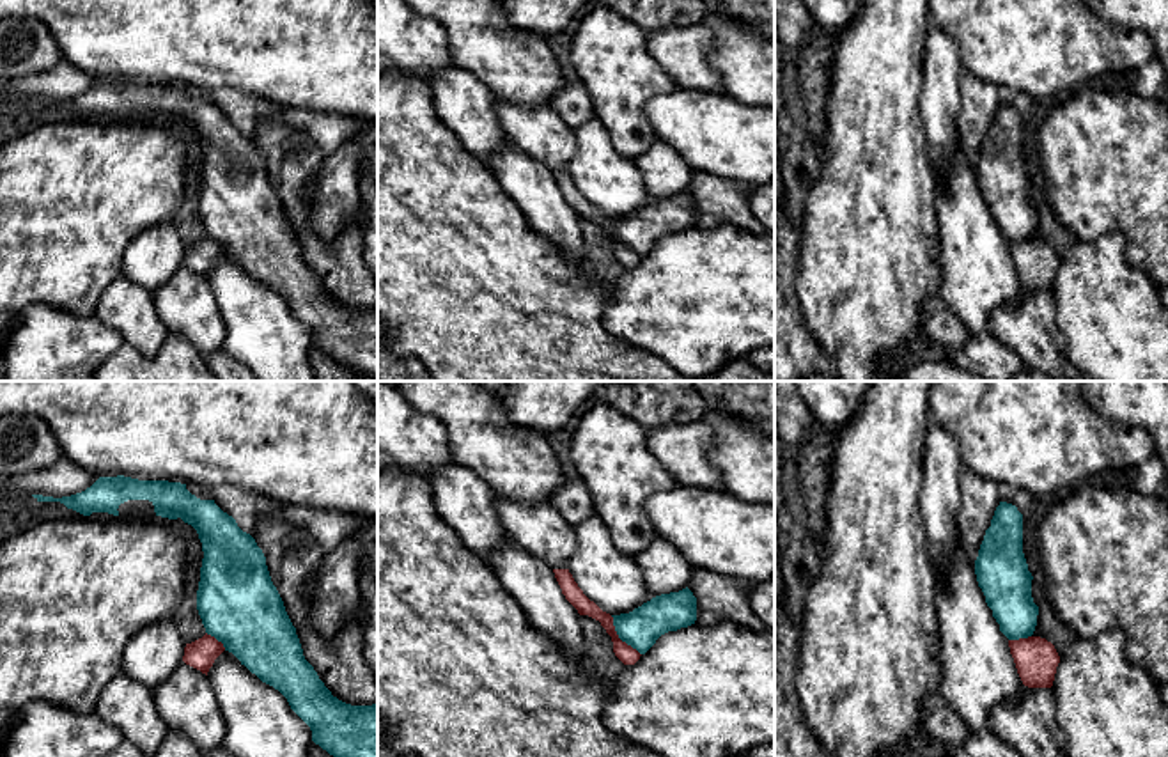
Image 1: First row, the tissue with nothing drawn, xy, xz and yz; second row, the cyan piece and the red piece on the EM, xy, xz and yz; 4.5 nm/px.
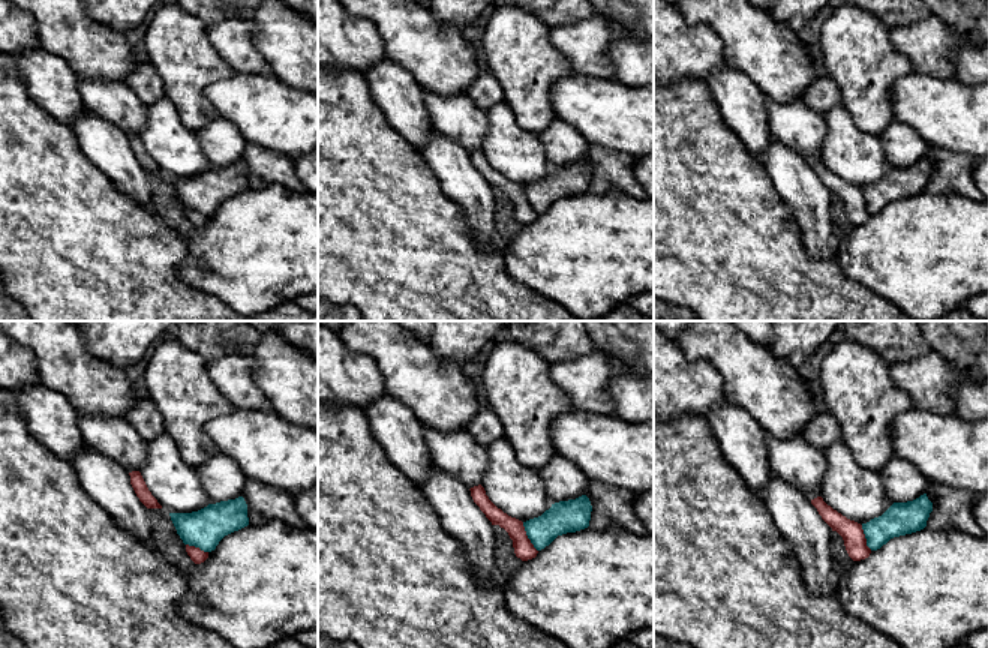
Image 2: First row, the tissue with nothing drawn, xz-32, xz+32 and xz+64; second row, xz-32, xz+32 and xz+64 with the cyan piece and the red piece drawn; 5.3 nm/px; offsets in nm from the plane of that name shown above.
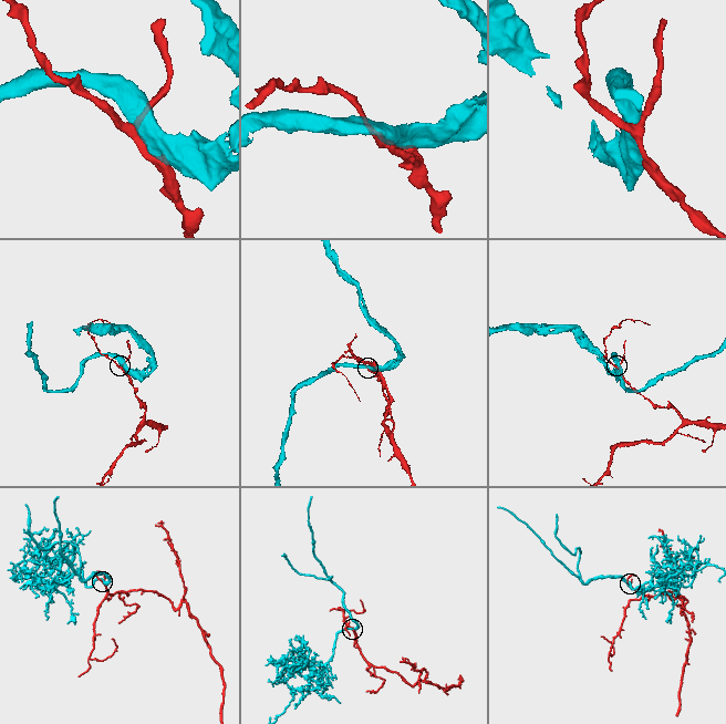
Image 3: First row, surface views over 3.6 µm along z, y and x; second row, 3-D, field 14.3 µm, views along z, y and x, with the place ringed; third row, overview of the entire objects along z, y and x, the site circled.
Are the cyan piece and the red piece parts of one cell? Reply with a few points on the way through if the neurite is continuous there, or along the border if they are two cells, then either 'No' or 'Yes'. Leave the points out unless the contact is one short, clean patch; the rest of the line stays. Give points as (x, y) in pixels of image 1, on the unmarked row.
No

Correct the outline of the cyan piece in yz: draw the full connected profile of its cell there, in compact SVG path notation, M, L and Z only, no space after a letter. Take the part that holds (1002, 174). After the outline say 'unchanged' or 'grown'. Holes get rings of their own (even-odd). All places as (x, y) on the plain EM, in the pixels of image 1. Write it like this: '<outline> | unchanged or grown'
M1000 105L975 163L978 190L1000 234L1008 243L1028 241L1037 229L1039 209L1032 200L1032 176L1023 156L1023 117Z | unchanged

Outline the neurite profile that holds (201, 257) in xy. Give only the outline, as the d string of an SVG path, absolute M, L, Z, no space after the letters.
M211 238L186 246L183 264L207 278L214 262L225 254L223 246Z

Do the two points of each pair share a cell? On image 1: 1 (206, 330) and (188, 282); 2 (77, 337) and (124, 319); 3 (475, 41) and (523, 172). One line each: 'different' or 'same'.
1: same
2: same
3: different

